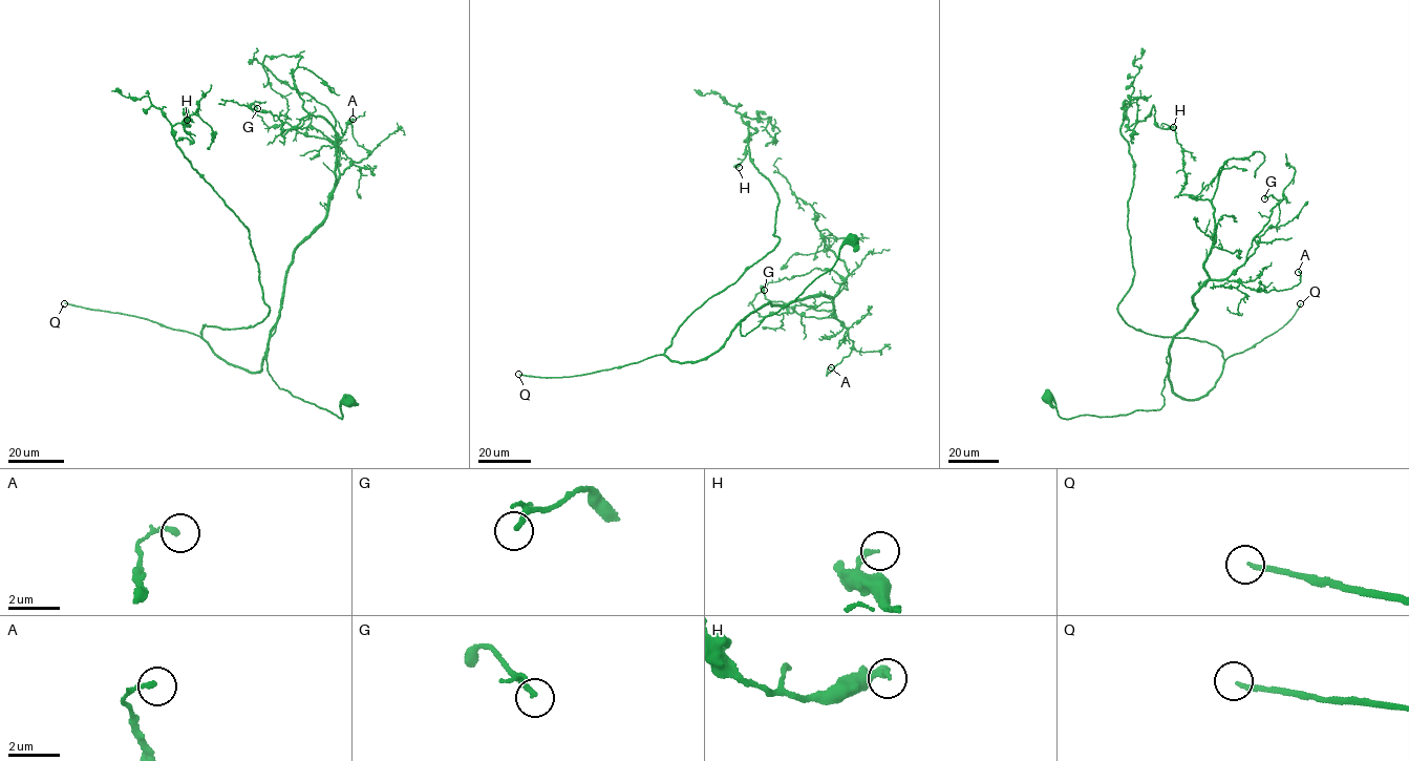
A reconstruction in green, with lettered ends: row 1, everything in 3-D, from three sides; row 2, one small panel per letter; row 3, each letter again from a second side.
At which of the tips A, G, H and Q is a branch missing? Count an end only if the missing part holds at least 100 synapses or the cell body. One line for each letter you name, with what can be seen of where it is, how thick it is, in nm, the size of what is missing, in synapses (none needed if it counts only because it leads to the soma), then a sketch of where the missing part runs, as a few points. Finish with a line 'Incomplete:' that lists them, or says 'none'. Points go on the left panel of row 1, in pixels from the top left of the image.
Q: Place: (64, 303). Thickness 160 nm. Roughly 160 synapses
Incomplete: Q

